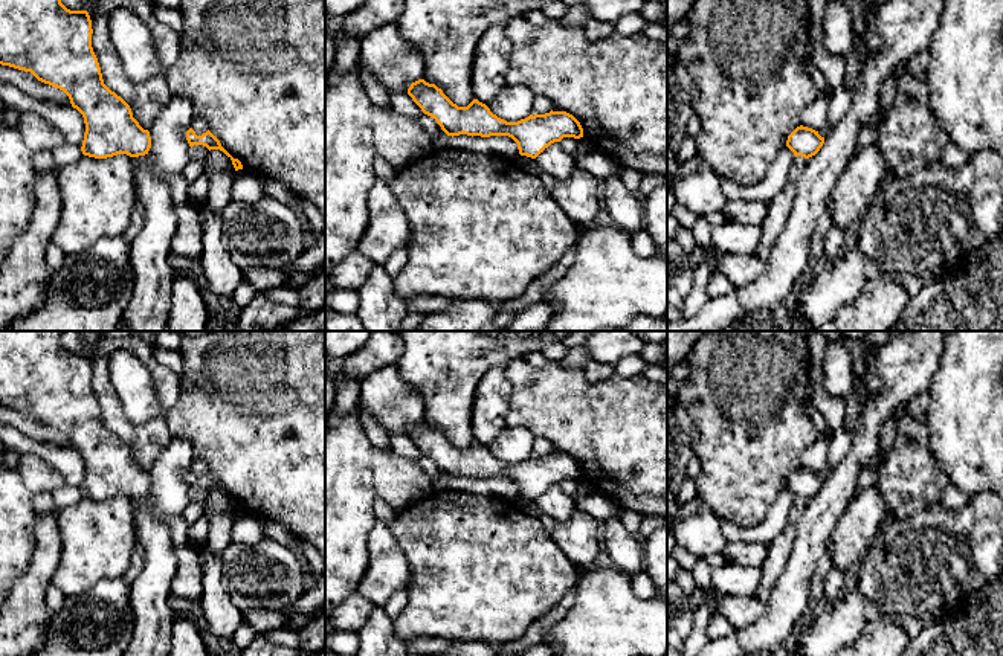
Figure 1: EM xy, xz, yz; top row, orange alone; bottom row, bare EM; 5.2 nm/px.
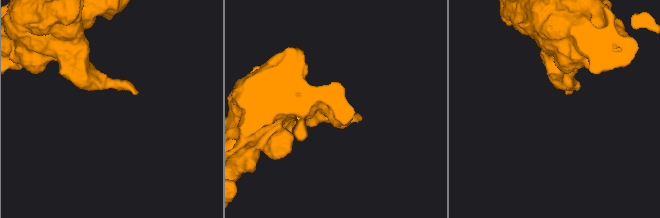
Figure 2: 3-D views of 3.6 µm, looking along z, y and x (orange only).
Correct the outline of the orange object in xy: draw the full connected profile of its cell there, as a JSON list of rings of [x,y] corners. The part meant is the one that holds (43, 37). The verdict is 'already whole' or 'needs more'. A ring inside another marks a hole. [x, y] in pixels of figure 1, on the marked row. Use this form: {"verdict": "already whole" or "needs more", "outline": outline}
{"verdict": "already whole", "outline": [[[0,0],[0,64],[31,72],[69,96],[85,124],[82,154],[95,159],[145,156],[151,148],[150,131],[133,117],[130,105],[104,84],[92,34],[89,12],[70,11],[61,0]]]}

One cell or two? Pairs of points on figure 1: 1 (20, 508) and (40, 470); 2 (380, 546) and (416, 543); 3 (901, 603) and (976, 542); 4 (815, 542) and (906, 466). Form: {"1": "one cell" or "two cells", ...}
{"1": "two cells", "2": "two cells", "3": "one cell", "4": "two cells"}

